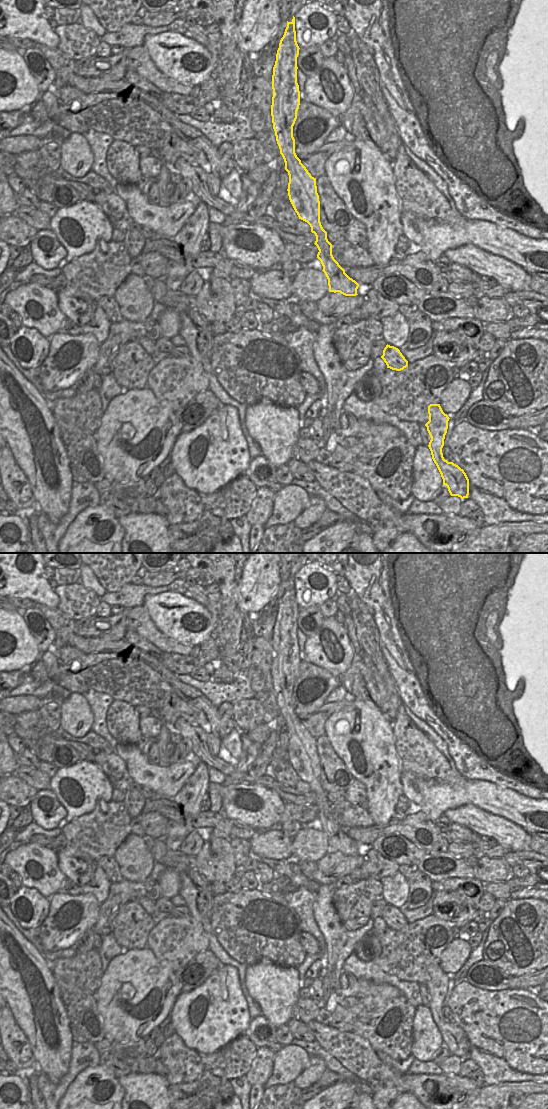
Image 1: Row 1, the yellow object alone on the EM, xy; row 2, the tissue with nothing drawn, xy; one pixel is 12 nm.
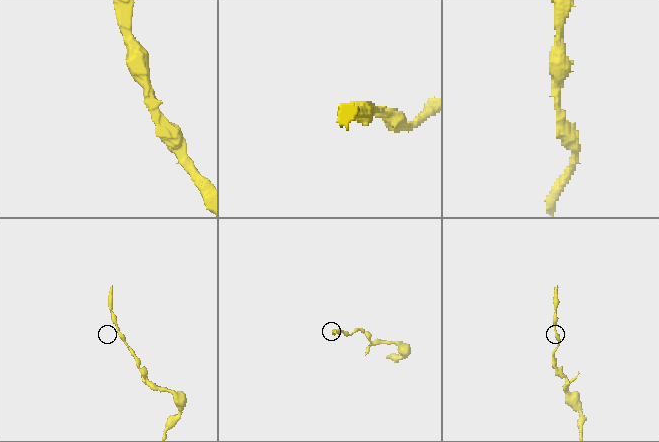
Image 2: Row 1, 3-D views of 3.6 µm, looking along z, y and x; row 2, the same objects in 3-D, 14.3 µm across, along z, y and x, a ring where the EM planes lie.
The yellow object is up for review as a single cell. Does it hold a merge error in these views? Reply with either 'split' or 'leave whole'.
leave whole

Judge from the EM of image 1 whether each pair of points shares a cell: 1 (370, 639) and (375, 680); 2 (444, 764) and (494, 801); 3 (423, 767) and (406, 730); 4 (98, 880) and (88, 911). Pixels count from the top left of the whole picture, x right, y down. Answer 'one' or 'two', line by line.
1: one
2: two
3: one
4: two

